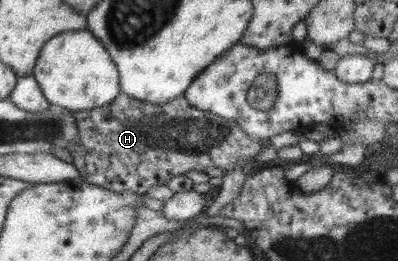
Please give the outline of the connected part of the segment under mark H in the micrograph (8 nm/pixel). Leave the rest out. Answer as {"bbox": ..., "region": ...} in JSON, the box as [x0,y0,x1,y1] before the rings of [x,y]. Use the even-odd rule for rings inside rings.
{"bbox":[71,93,261,216],"region":[[[121,93],[105,107],[81,111],[81,115],[73,111],[73,117],[81,129],[81,147],[71,153],[73,165],[81,171],[83,179],[109,191],[131,191],[145,196],[150,187],[167,185],[172,177],[185,175],[191,169],[201,172],[207,167],[223,169],[221,190],[216,202],[207,207],[207,216],[217,216],[227,203],[237,199],[247,179],[243,161],[256,159],[261,151],[261,142],[247,136],[237,122],[193,107],[184,95],[169,103],[153,105]]]}

